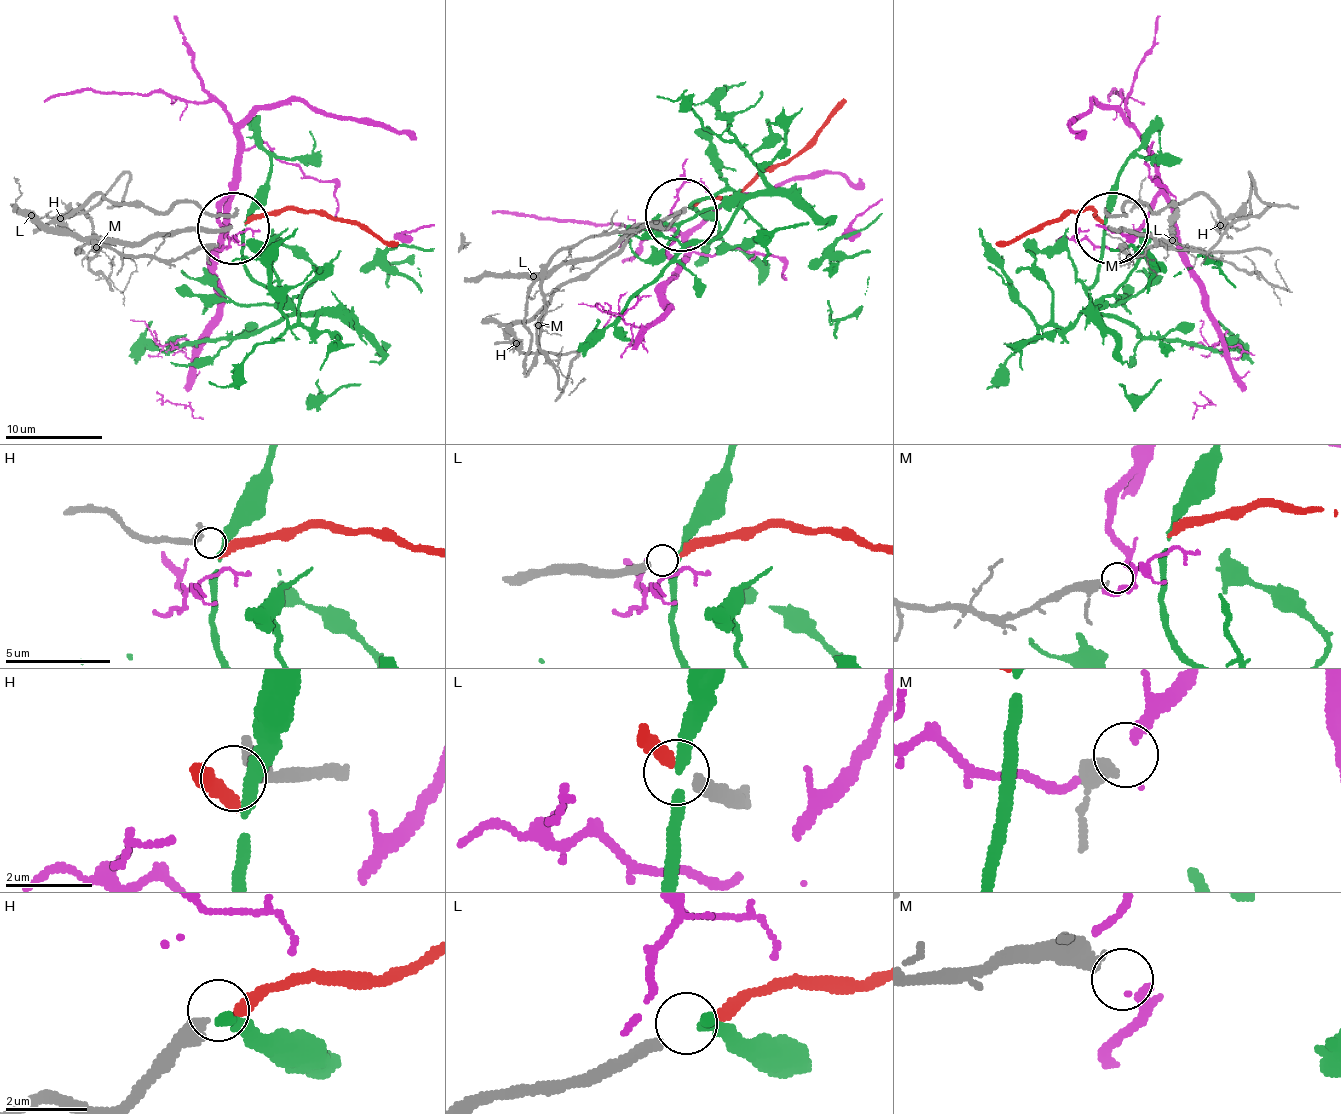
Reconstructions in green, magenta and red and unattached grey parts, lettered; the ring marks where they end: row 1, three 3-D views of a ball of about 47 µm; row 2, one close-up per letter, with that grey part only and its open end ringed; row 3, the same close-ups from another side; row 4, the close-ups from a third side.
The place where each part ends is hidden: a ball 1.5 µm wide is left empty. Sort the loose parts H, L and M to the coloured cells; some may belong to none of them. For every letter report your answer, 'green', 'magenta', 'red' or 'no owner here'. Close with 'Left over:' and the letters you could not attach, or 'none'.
H: no owner here
L: red
M: magenta
Left over: H

